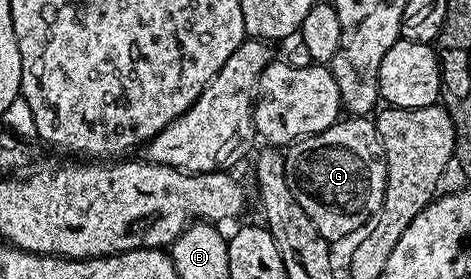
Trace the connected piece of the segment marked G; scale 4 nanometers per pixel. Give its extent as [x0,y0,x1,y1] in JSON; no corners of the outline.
[285,115,387,243]

